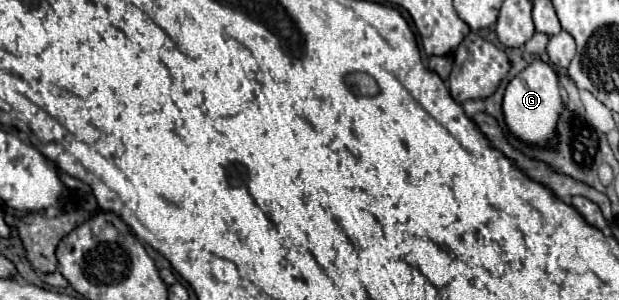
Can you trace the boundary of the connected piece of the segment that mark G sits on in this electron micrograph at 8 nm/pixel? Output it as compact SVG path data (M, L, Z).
M535 59L527 65L505 89L503 97L503 113L507 127L523 141L533 145L555 143L555 123L559 119L559 111L563 111L563 99L559 95L559 83L553 67L541 59Z

